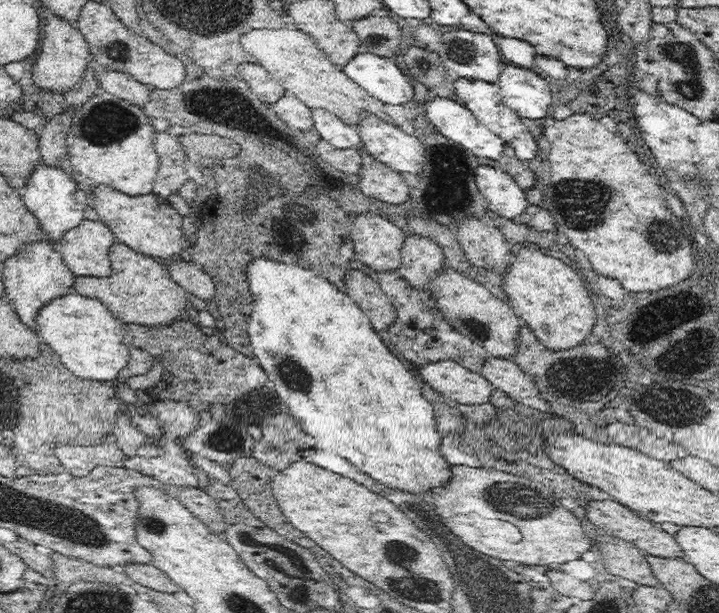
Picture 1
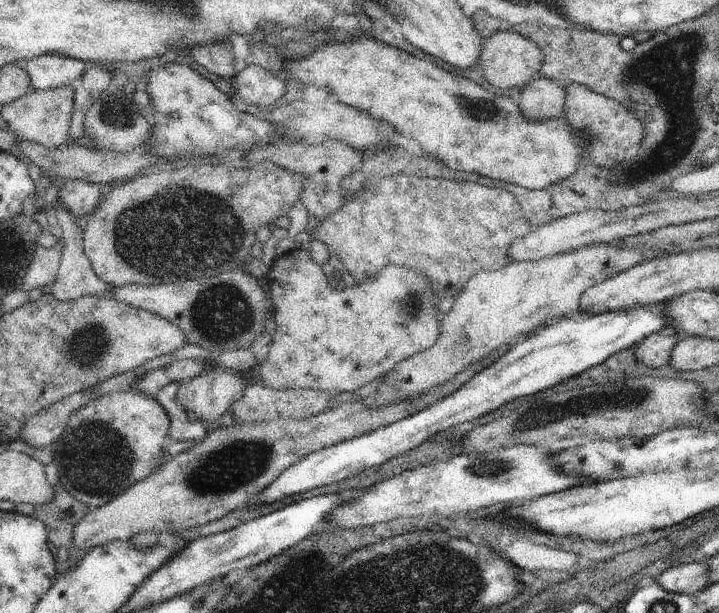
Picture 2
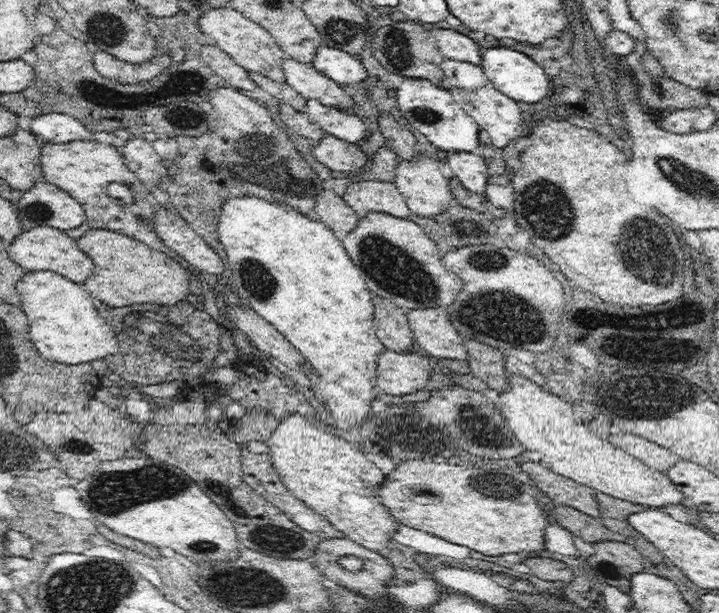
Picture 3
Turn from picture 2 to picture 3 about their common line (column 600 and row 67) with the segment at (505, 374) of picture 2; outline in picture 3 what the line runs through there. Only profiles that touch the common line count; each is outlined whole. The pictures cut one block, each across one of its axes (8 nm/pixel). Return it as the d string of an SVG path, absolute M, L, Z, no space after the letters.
M324 44L318 48L312 64L324 76L336 80L340 86L362 84L368 76L362 60L358 60L356 56L352 56L348 52L342 52L338 48L330 48L330 46L324 46Z

